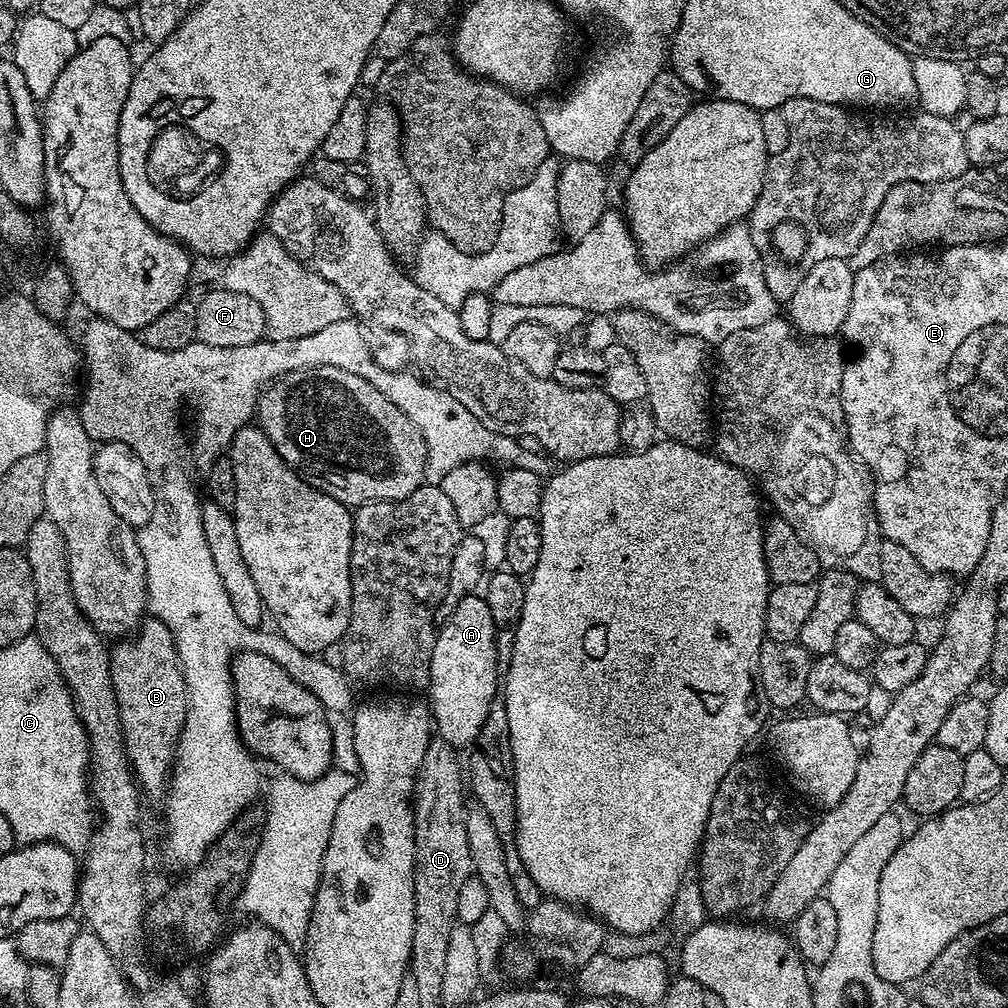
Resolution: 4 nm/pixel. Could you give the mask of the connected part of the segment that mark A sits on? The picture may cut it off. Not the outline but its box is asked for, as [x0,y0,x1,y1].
[426,595,498,746]

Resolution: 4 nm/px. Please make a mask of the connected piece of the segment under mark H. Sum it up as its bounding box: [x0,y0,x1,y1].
[255,366,428,510]

